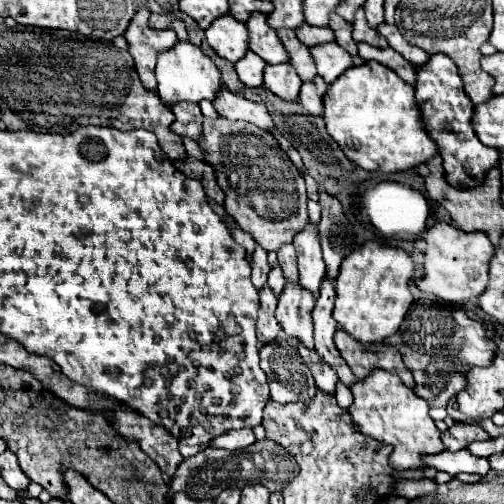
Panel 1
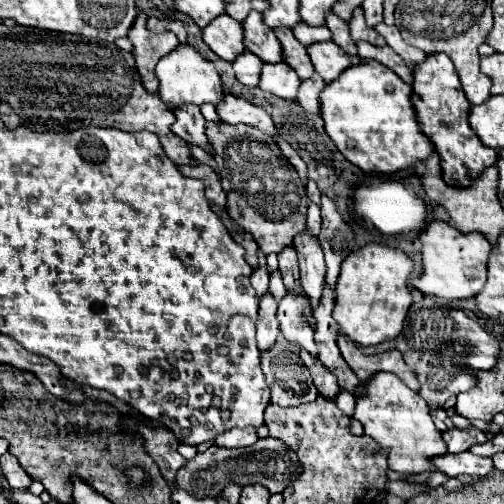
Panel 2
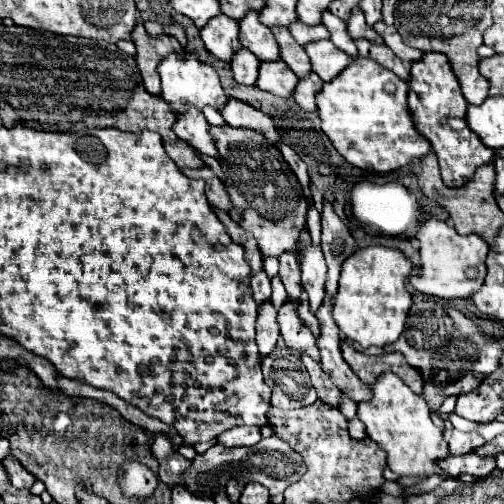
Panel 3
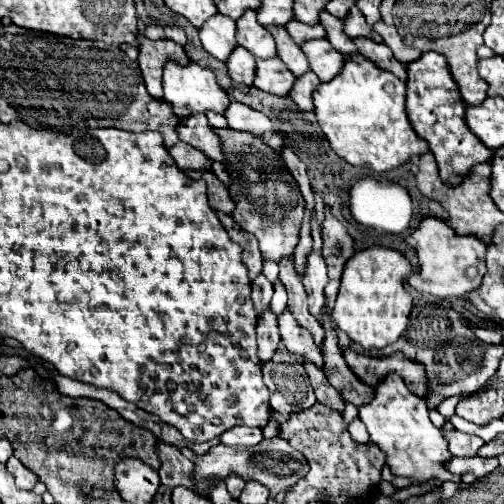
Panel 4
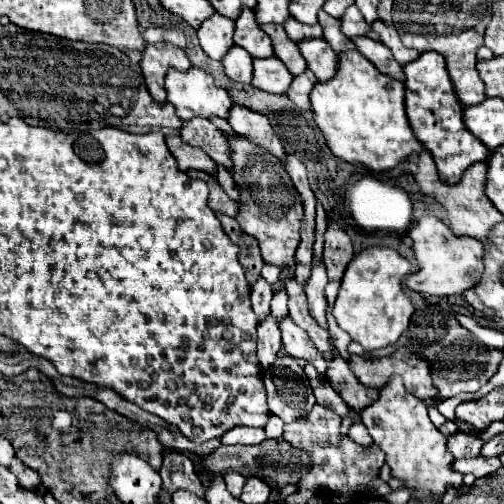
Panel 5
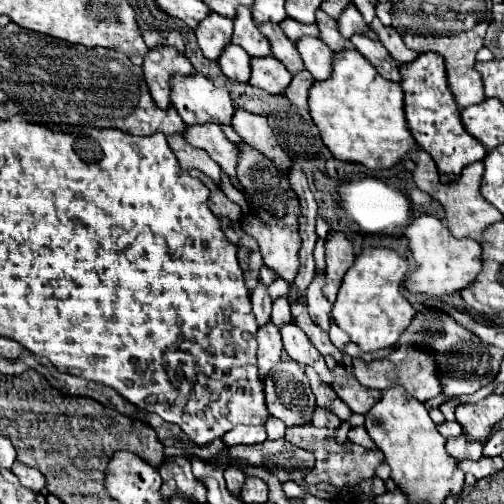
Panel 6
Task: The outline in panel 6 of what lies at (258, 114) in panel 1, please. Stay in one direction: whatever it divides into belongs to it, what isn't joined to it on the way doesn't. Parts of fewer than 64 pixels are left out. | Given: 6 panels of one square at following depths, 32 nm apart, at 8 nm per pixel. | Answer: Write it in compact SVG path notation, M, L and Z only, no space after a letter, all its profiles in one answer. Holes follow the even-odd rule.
M236 108L236 116L232 116L232 128L238 132L238 136L244 142L248 142L256 150L260 150L262 154L272 158L280 170L286 172L290 168L290 158L280 148L276 134L272 132L272 128L268 126L268 120L264 120L264 116L256 116L256 114L244 112L242 108Z

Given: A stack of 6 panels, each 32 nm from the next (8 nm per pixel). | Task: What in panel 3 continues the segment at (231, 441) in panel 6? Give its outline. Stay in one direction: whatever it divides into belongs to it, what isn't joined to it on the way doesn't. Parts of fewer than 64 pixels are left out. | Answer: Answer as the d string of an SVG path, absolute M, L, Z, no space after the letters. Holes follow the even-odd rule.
M240 426L240 428L230 428L228 432L222 432L218 436L218 444L224 444L228 448L234 446L252 446L260 440L260 432L256 426Z

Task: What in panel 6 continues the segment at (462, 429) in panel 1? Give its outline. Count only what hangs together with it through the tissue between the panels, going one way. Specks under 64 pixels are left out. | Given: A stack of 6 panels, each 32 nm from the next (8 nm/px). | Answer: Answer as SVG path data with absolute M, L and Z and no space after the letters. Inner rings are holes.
M458 436L458 438L450 438L446 442L446 450L448 454L452 454L456 460L464 460L464 458L470 458L470 460L478 460L482 456L482 444L476 442L476 440L468 440L466 436Z

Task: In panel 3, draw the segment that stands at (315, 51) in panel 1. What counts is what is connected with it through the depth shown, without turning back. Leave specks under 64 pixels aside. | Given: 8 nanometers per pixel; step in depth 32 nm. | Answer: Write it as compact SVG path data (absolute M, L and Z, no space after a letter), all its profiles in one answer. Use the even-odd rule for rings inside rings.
M318 40L318 42L310 42L304 46L306 54L310 56L312 62L312 70L324 80L330 82L334 80L348 64L350 64L350 56L346 52L342 52L340 48L336 48L330 40Z

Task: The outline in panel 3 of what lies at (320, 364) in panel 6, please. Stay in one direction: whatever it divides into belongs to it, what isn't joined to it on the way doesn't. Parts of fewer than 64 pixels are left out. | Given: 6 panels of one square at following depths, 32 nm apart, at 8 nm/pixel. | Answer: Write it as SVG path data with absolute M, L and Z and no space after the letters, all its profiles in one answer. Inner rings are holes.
M286 300L280 310L278 310L278 324L280 324L280 334L284 338L284 342L298 350L298 352L306 352L308 356L312 356L316 362L320 362L318 356L318 346L316 346L316 338L310 332L310 328L300 320L298 316L298 302L296 300Z

